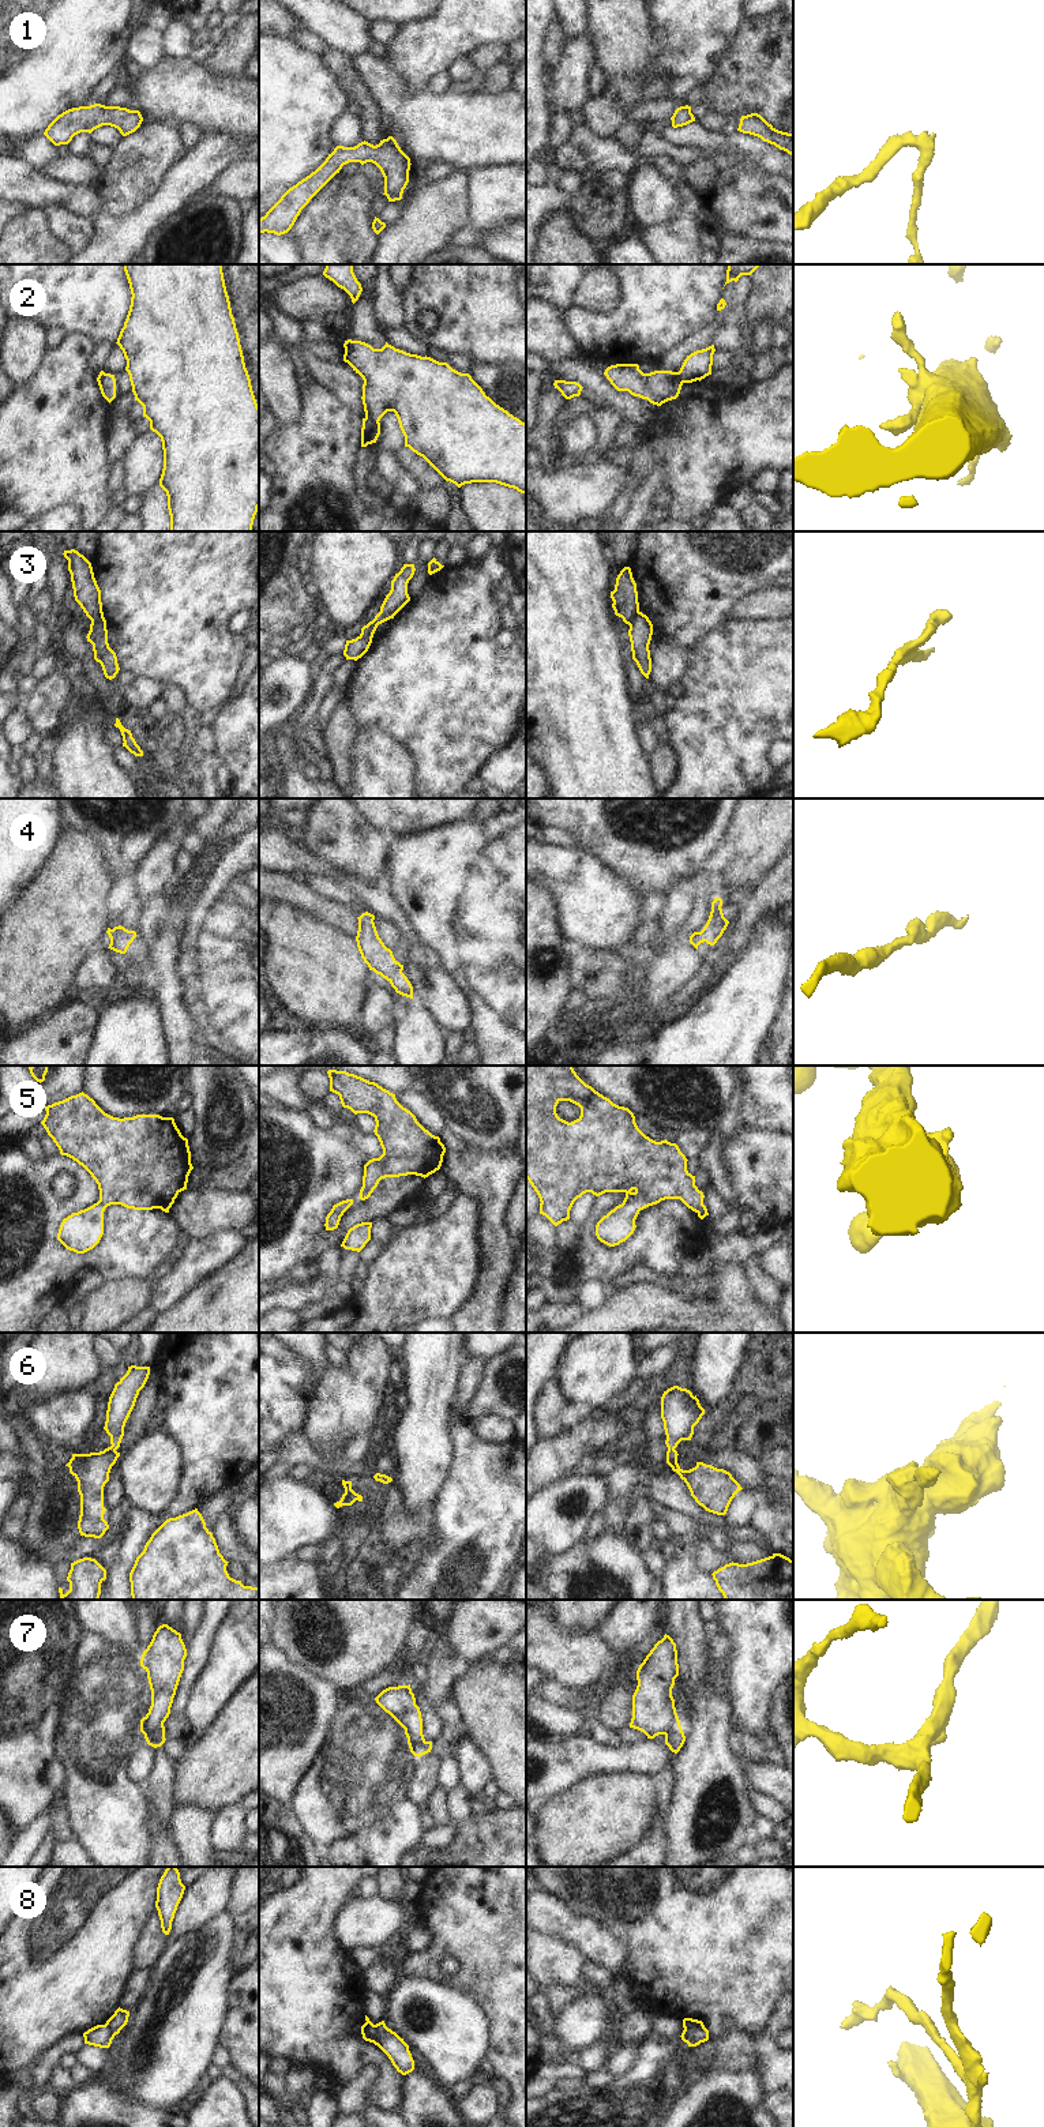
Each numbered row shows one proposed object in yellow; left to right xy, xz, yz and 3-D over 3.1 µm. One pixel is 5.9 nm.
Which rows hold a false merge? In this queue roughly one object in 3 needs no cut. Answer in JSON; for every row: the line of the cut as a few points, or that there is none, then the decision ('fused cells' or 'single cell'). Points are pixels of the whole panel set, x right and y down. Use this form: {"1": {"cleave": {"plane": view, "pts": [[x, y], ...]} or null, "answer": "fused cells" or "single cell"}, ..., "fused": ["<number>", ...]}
{"1": {"cleave": null, "answer": "single cell"}, "2": {"cleave": {"plane": "xz", "pts": [[365, 416], [378, 421]]}, "answer": "fused cells"}, "3": {"cleave": {"plane": "xy", "pts": [[91, 622], [105, 624]]}, "answer": "fused cells"}, "4": {"cleave": null, "answer": "single cell"}, "5": {"cleave": null, "answer": "single cell"}, "6": {"cleave": null, "answer": "single cell"}, "7": {"cleave": {"plane": "xy", "pts": [[162, 1725], [145, 1735]]}, "answer": "fused cells"}, "8": {"cleave": {"plane": "xz", "pts": [[375, 2025], [376, 2044]]}, "answer": "fused cells"}, "fused": ["2", "3", "7", "8"]}

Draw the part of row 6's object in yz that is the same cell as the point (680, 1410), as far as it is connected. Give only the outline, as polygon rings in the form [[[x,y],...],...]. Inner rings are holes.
[[[673,1386],[664,1391],[661,1418],[666,1435],[666,1463],[687,1484],[699,1506],[709,1512],[725,1515],[735,1495],[743,1489],[732,1474],[703,1462],[696,1462],[690,1470],[683,1470],[677,1463],[679,1454],[675,1448],[681,1440],[691,1440],[694,1427],[703,1414],[705,1409],[690,1390]]]

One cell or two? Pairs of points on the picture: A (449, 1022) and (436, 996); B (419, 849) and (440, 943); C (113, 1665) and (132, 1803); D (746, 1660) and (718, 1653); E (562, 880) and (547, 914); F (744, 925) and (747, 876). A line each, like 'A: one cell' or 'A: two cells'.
A: one cell
B: one cell
C: one cell
D: two cells
E: two cells
F: two cells

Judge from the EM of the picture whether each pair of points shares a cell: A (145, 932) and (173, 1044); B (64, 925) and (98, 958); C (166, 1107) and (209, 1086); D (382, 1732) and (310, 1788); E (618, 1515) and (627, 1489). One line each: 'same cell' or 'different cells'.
A: same cell
B: different cells
C: different cells
D: same cell
E: same cell

